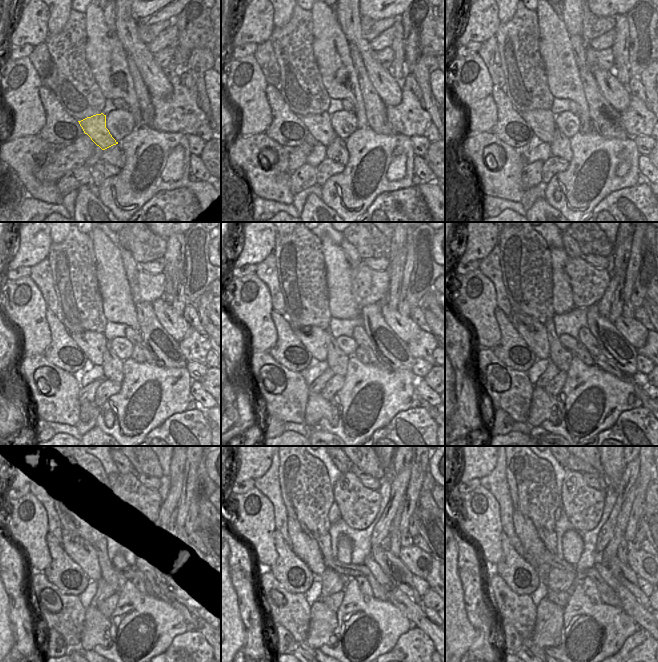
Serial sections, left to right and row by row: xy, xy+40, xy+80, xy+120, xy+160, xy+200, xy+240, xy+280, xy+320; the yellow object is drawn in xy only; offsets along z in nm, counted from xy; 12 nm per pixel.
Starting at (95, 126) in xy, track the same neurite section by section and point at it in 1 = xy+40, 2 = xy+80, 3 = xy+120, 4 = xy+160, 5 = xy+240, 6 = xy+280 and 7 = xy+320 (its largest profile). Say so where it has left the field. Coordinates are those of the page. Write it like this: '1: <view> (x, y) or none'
1: xy+40 (319, 126)
2: xy+80 (543, 122)
3: xy+120 (93, 344)
4: xy+160 (313, 338)
5: xy+240 (81, 551)
6: xy+280 (306, 548)
7: xy+320 (523, 526)

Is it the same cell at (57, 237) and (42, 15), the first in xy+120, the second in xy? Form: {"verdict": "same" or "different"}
{"verdict": "different"}

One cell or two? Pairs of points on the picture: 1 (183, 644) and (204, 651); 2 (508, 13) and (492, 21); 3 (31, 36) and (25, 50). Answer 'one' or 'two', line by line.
1: one
2: two
3: two

